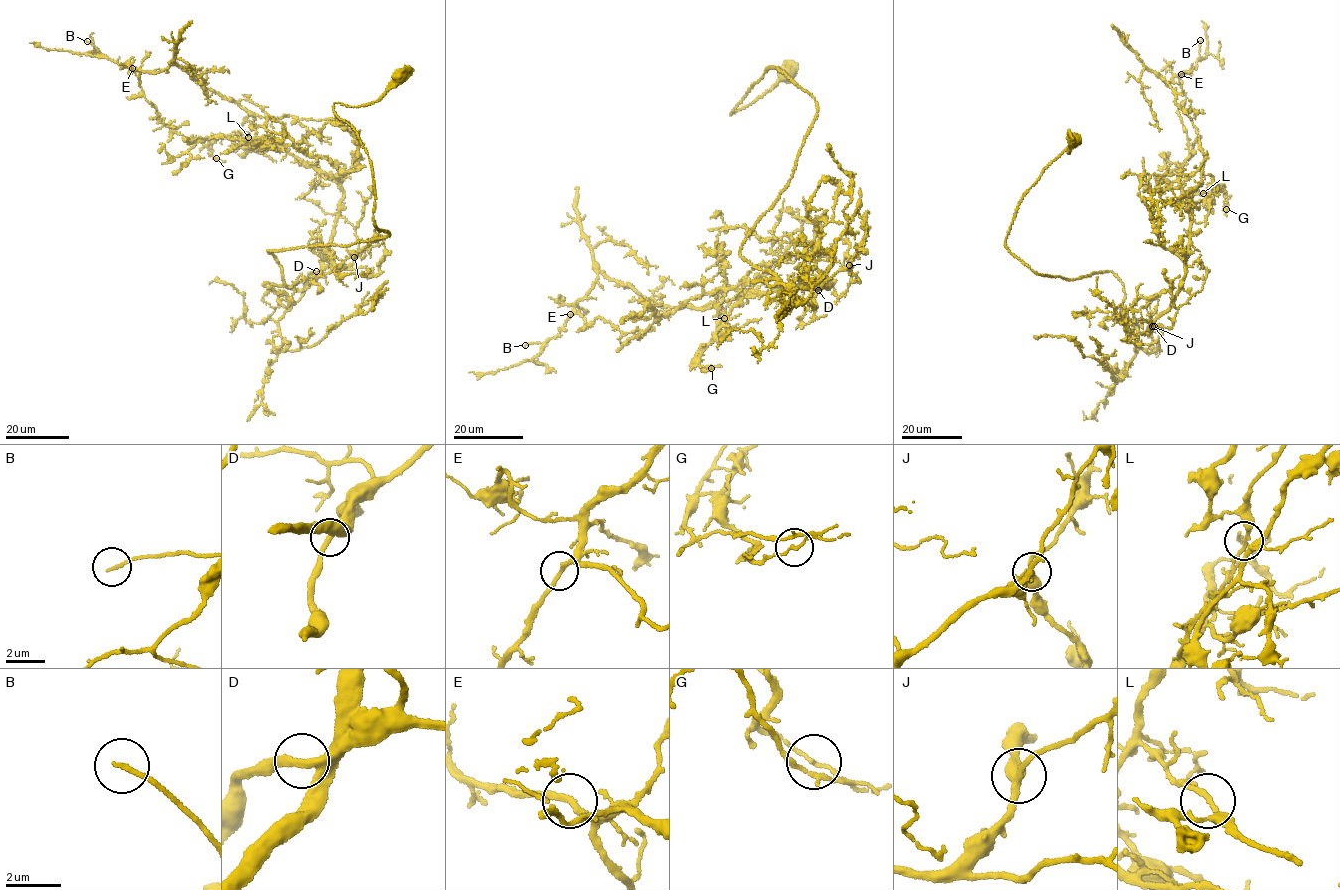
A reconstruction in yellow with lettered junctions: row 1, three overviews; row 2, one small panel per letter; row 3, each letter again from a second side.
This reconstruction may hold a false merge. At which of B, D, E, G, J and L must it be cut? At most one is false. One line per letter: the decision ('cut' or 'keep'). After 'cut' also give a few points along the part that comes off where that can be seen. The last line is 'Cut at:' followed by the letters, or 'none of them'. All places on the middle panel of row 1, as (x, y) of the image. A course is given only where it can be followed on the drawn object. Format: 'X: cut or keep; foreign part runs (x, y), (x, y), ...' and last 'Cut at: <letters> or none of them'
B: keep
D: keep
E: keep
G: cut; foreign part runs (711, 369), (691, 364), (716, 335), (720, 307), (660, 307), (601, 273), (534, 358), (492, 373), (469, 372)
J: keep
L: keep
Cut at: G

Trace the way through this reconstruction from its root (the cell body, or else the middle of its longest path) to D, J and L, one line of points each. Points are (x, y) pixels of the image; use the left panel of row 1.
D: (398, 75), (375, 101), (333, 108), (366, 151), (389, 235), (268, 251), (285, 286), (316, 271)
J: (398, 75), (375, 101), (333, 108), (366, 151), (374, 225), (389, 235), (268, 251), (297, 289), (354, 257)
L: (398, 75), (333, 108), (389, 233), (268, 250), (307, 288), (342, 188), (249, 138)

